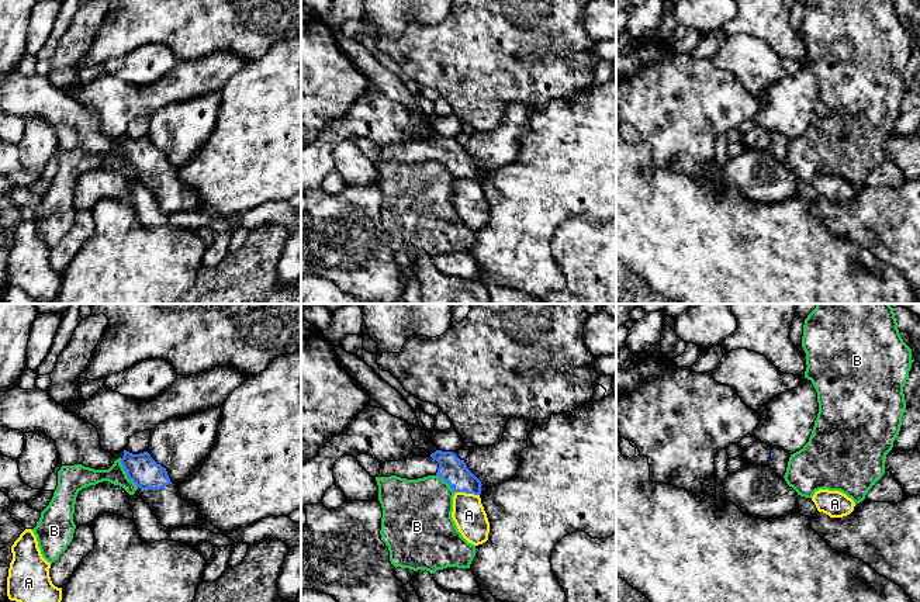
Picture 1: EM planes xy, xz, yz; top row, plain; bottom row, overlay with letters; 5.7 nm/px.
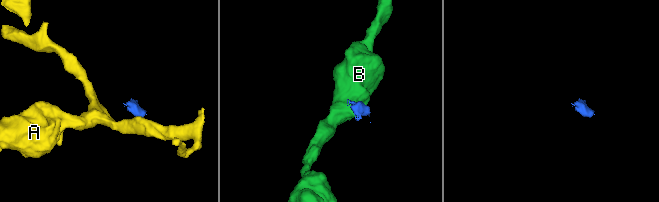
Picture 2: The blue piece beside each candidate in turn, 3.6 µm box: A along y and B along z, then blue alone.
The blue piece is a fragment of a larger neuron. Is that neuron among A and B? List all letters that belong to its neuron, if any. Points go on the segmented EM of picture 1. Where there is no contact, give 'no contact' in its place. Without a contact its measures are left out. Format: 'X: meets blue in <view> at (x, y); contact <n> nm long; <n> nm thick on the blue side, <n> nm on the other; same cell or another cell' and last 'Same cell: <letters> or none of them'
A: meets blue in xz at (467, 492); contact 140 nm long; 150 nm thick on the blue side, 190 nm on the other; another cell
B: meets blue in xy at (125, 471); contact 200 nm long; 170 nm thick on the blue side, 120 nm on the other; another cell
Same cell: none of them

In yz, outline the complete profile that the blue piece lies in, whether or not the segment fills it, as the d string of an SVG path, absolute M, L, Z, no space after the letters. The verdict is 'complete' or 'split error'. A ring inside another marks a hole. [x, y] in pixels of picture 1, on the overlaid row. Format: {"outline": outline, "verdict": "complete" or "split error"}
{"outline": "M772 446L768 466L781 477L785 475L791 454L778 446Z", "verdict": "split error"}

